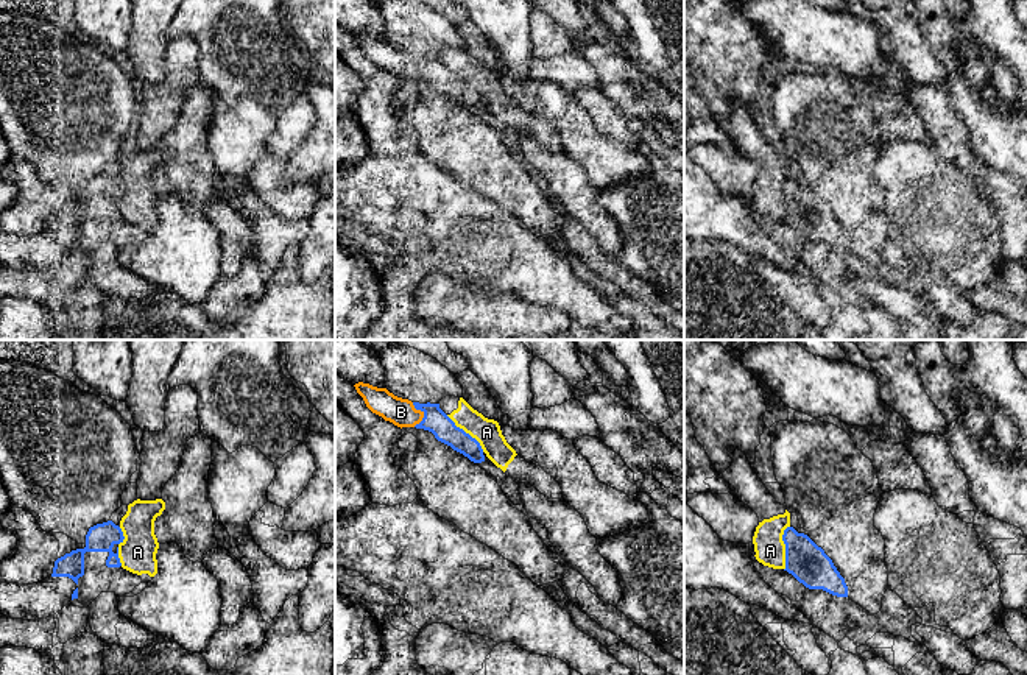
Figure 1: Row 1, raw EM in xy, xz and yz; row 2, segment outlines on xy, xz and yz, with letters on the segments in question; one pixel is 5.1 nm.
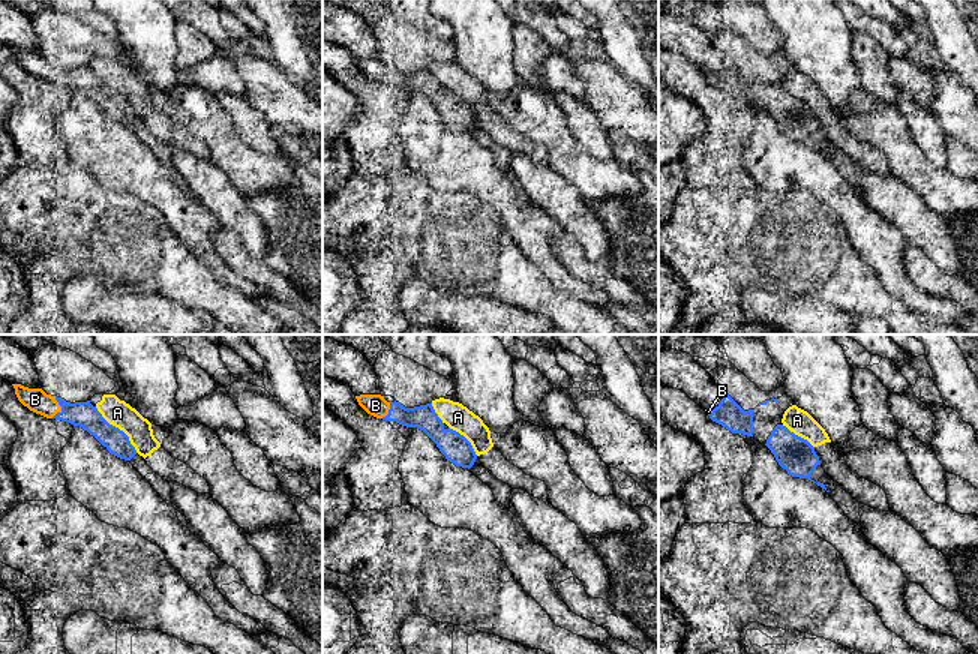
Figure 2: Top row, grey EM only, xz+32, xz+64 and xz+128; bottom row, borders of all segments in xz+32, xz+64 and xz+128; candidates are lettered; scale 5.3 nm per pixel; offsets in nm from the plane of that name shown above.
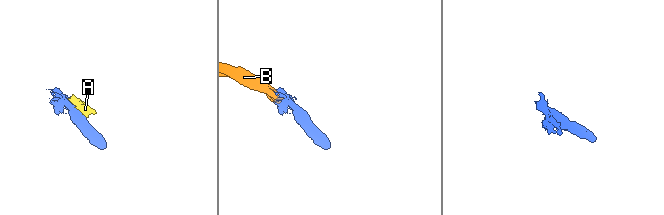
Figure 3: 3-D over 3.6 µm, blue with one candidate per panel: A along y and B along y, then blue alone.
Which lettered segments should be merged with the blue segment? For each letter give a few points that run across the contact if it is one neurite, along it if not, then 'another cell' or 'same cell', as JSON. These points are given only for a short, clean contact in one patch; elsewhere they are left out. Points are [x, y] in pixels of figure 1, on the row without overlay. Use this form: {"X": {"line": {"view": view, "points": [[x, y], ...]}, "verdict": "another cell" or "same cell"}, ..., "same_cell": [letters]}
{"A": {"line": {"view": "yz", "points": [[789, 176], [783, 186], [784, 220]]}, "verdict": "another cell"}, "B": {"verdict": "same cell"}, "same_cell": ["B"]}

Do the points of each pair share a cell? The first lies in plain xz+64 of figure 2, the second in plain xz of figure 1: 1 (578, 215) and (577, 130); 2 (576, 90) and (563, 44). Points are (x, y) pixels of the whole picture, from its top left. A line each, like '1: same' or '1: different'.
1: different
2: different

